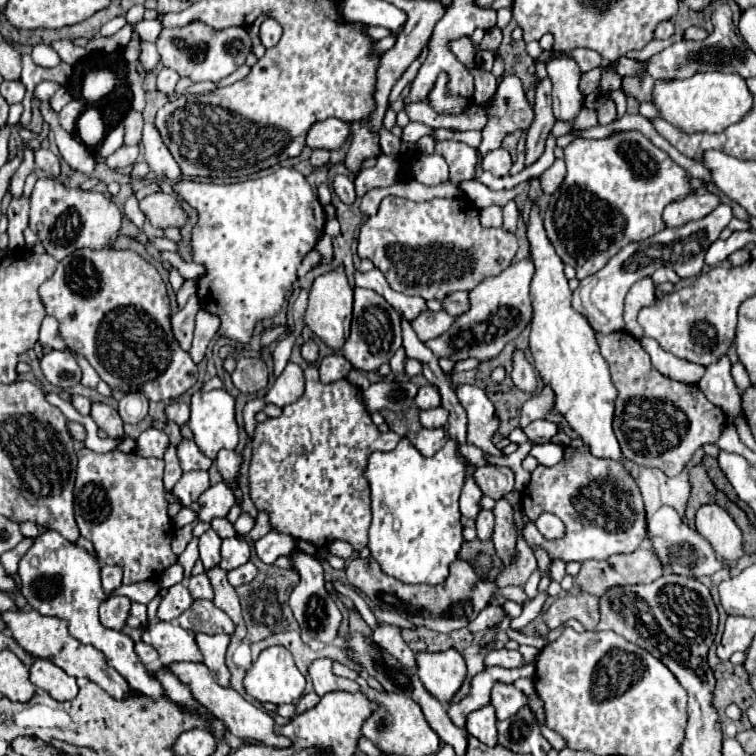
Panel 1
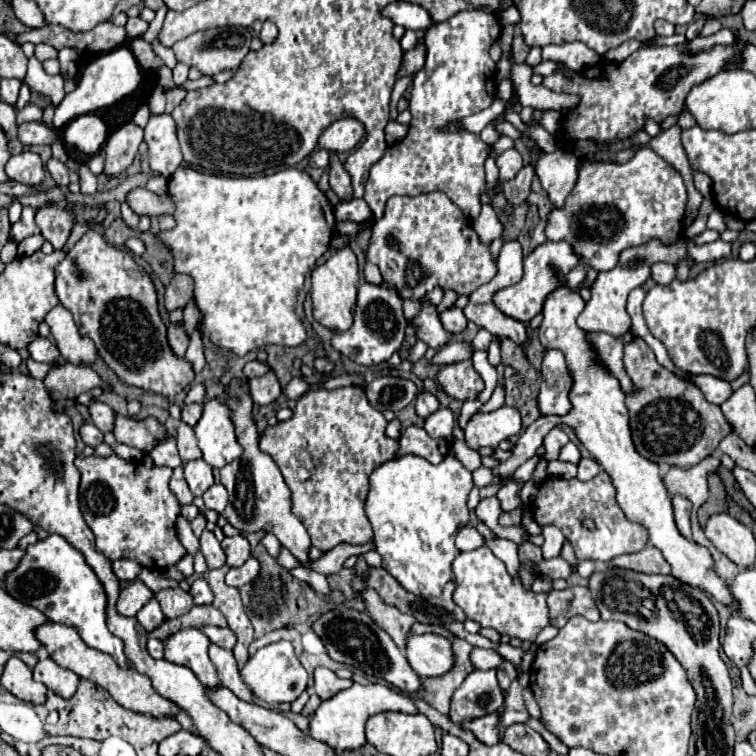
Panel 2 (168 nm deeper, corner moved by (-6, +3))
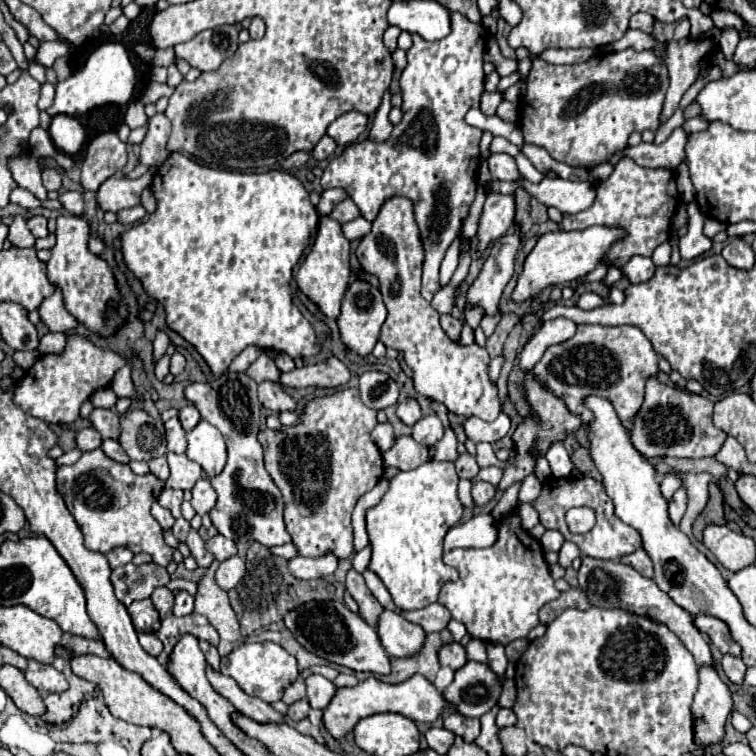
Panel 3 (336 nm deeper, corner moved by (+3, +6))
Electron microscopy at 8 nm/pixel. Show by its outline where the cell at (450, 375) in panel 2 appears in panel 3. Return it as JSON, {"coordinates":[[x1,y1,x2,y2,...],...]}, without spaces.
{"coordinates":[[393,198,383,204,371,232,357,248,357,260,365,272,377,276,381,282,381,294,389,314,383,322,379,340,403,354,405,364,413,372,415,390,427,398,443,402,447,410,457,416,495,420,501,412,501,402,497,396,497,386,487,374,491,360,487,350,477,344,463,346,459,342,451,342,439,326,439,314,419,294,423,246,413,218,411,200]]}

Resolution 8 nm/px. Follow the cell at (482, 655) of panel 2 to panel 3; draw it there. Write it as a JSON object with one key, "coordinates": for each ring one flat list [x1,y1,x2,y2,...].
{"coordinates":[[451,642,451,644,441,646,437,650,437,658,439,658,441,666,449,666,451,670,459,670,467,662,465,648,459,642]]}

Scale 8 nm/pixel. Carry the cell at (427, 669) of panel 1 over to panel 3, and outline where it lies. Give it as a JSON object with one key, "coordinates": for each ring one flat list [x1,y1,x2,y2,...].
{"coordinates":[[391,610,381,612,377,632,385,652,395,658,405,658,419,652,425,640,425,632,421,626,405,620,401,614]]}

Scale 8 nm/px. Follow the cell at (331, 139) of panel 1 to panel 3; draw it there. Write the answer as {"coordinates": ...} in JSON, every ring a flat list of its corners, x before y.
{"coordinates":[[345,112,343,116,339,116,329,128,327,128,327,134,339,144,339,146,345,146,345,144,351,144,357,140,357,136,367,128,369,124,369,116,363,114,363,112]]}

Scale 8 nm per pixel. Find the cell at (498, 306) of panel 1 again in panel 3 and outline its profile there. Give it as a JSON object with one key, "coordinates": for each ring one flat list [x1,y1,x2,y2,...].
{"coordinates":[[591,226,591,228,579,230,579,232,559,230,559,232,543,234,537,240,531,254,525,258,523,274,517,282,517,288,513,290,513,300,523,302,527,298,537,296,541,290,545,290,549,286,583,278,585,274,589,274,591,270,597,268,597,264,607,254,607,248,611,248,611,244,615,244,615,240,623,240,623,228]]}

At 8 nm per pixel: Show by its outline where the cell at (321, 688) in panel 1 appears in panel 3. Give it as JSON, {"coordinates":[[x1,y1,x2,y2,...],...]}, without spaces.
{"coordinates":[[313,674,305,680,307,684,307,700,311,704,311,708,319,708,319,710,325,710,325,706,331,702,331,698,335,696,337,688,331,680,319,676,319,674]]}

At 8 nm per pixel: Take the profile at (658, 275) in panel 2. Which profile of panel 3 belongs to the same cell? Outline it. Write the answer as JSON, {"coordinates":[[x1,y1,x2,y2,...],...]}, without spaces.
{"coordinates":[[633,256,627,264,621,266,621,272,631,284,641,284,641,282,647,282,655,274,655,264,651,258]]}

